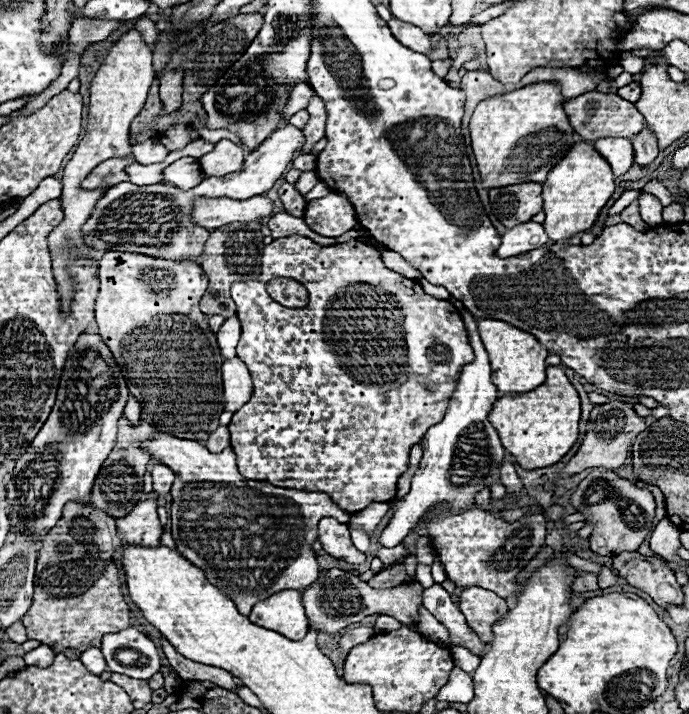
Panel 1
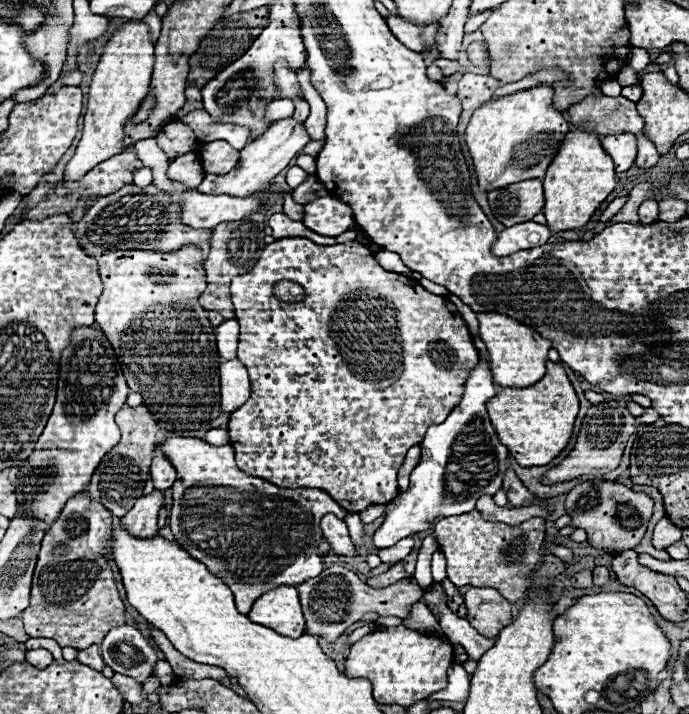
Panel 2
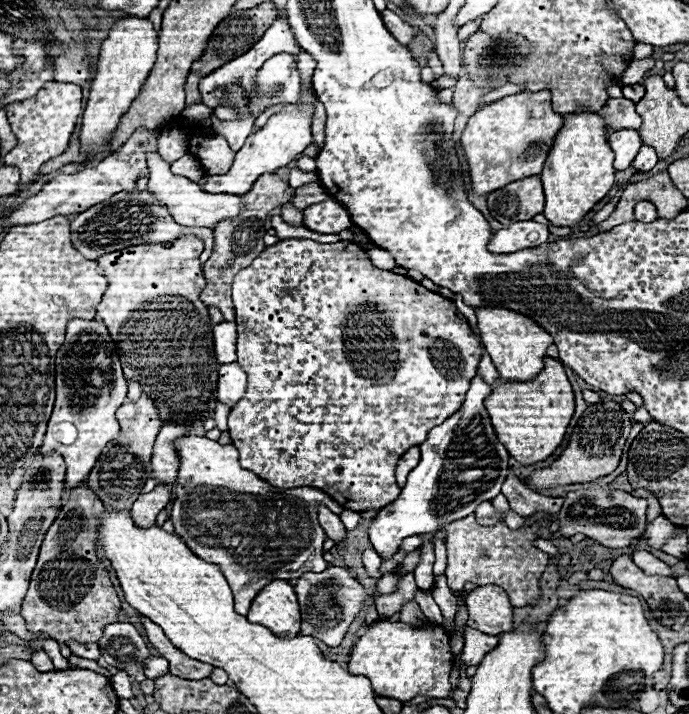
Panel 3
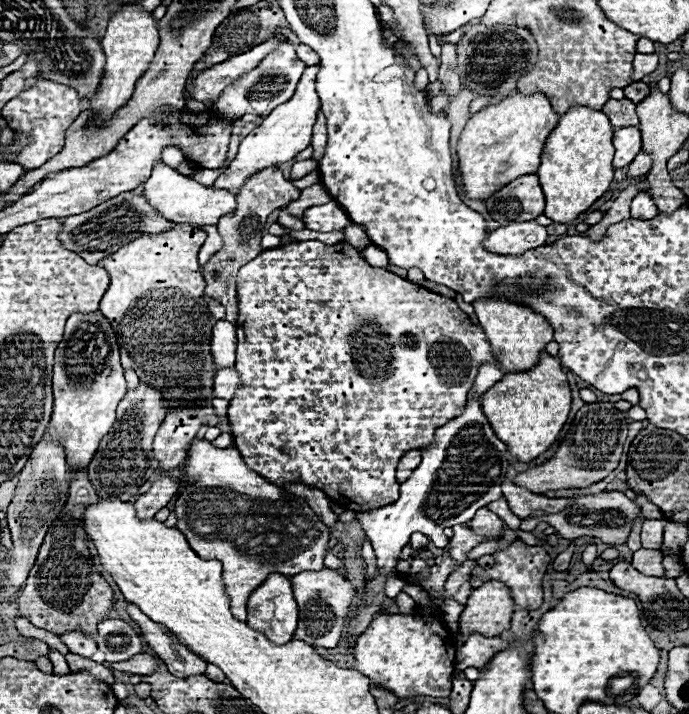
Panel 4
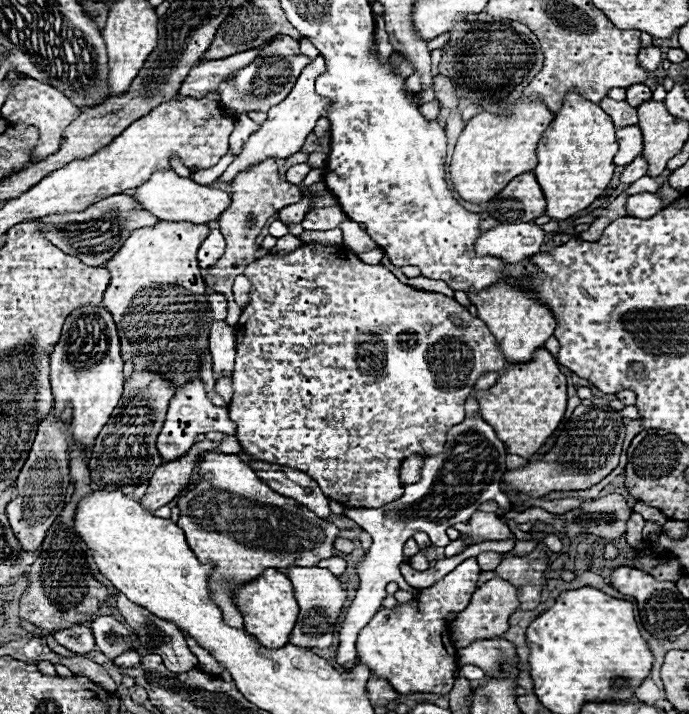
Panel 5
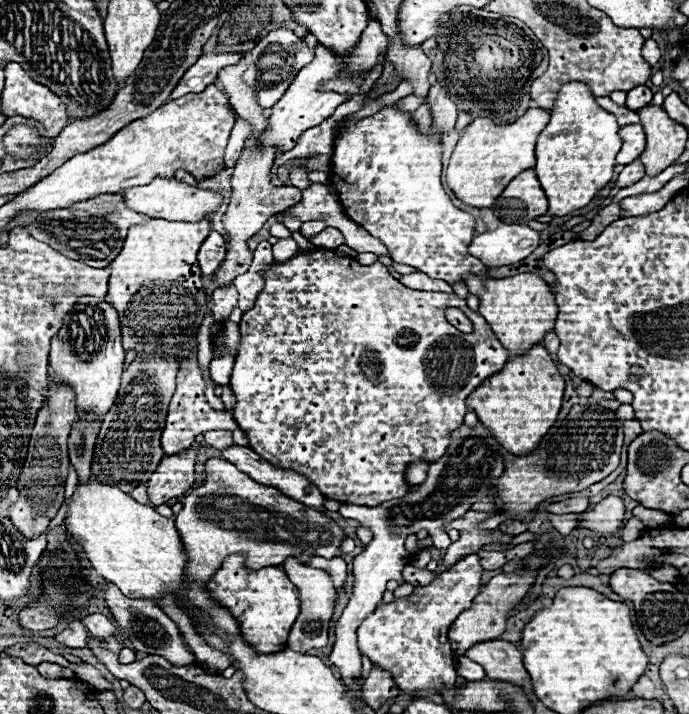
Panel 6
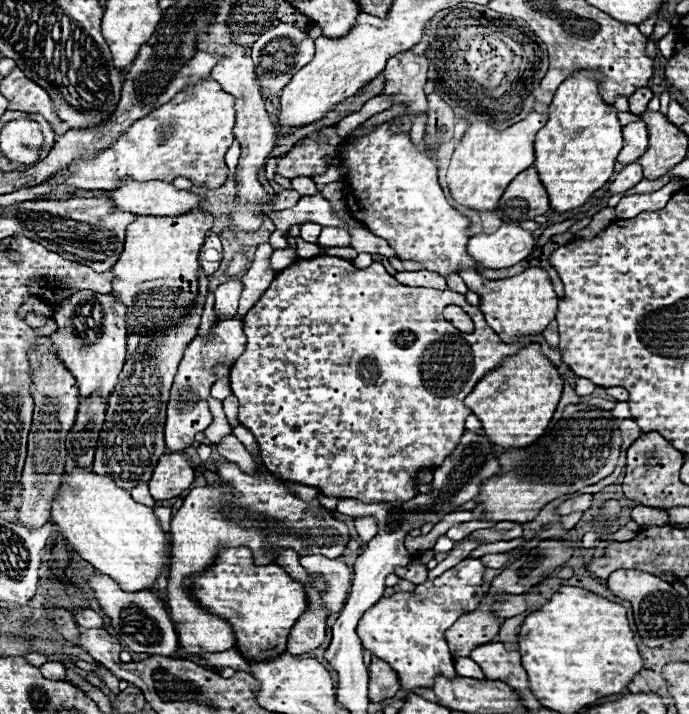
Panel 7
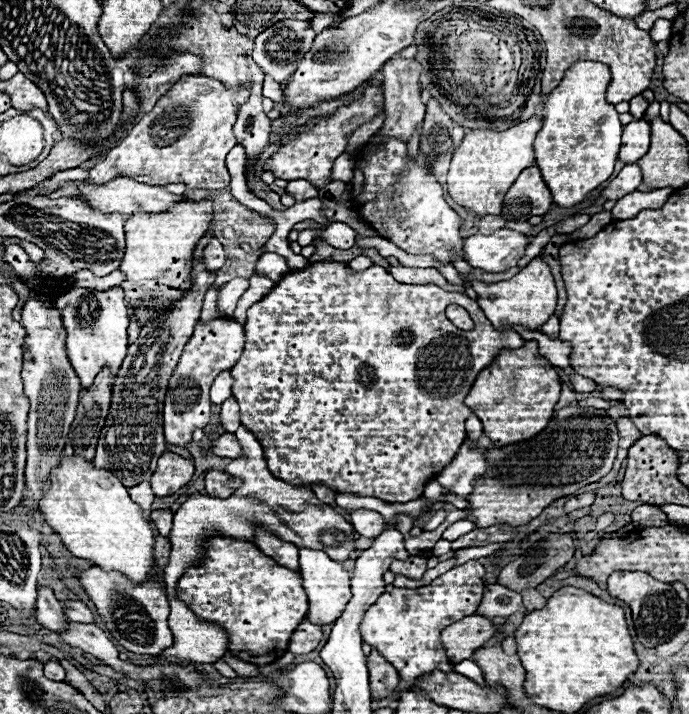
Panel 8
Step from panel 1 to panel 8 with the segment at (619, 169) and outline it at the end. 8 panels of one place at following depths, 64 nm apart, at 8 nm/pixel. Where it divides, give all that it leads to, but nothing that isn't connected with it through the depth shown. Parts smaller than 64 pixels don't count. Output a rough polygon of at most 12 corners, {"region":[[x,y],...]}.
{"region":[[650,122],[624,126],[618,160],[634,164],[648,152]]}

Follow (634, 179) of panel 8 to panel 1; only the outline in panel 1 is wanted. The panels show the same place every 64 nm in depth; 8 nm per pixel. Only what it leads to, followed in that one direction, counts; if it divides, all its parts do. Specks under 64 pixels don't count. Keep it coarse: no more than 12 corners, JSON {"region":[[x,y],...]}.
{"region":[[648,128],[632,138],[636,164],[654,162],[660,152]]}

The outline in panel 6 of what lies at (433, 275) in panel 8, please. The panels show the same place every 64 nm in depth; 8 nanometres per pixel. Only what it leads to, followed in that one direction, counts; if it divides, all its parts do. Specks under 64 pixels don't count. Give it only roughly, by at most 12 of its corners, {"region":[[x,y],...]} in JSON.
{"region":[[406,274],[400,282],[414,290],[452,292],[452,286],[426,276]]}

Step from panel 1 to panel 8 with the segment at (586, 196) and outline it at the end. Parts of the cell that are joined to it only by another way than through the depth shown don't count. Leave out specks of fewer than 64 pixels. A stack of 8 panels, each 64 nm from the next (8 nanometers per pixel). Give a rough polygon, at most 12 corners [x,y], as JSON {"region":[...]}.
{"region":[[606,64],[544,100],[536,166],[562,208],[614,172],[622,124]]}

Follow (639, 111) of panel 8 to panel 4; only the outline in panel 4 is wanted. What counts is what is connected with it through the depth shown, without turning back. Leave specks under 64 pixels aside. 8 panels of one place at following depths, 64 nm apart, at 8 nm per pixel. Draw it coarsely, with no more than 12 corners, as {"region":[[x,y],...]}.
{"region":[[634,82],[624,88],[624,96],[638,104],[650,94],[644,82]]}

